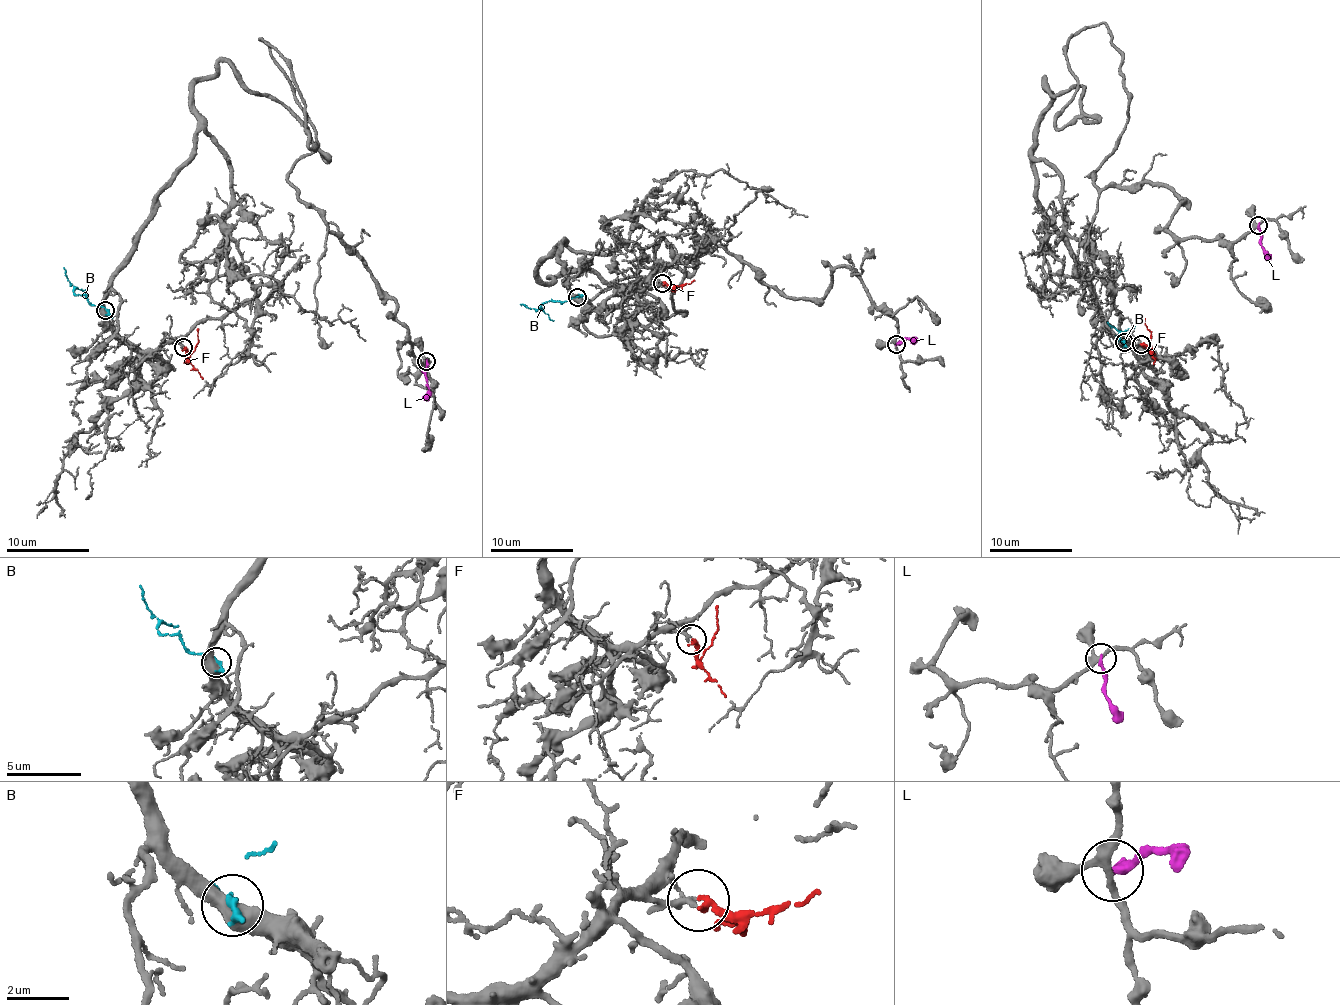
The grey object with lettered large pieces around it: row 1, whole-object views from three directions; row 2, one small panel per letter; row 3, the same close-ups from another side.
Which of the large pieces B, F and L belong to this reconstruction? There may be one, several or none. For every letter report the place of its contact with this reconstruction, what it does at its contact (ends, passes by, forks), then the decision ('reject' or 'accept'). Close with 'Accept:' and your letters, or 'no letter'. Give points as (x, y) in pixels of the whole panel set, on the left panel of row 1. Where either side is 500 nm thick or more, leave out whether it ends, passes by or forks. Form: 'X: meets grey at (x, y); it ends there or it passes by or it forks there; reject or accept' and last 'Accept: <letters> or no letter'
B: meets grey at (105, 310); reject
F: meets grey at (183, 347); it ends there; accept
L: meets grey at (426, 361); it ends there; reject
Accept: F

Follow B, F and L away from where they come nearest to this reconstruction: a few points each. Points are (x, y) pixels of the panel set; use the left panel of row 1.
B: (105, 311), (98, 305), (90, 304), (83, 295), (76, 295), (63, 267)
F: (183, 347), (188, 358), (195, 351), (199, 328)
L: (426, 361), (426, 401)

